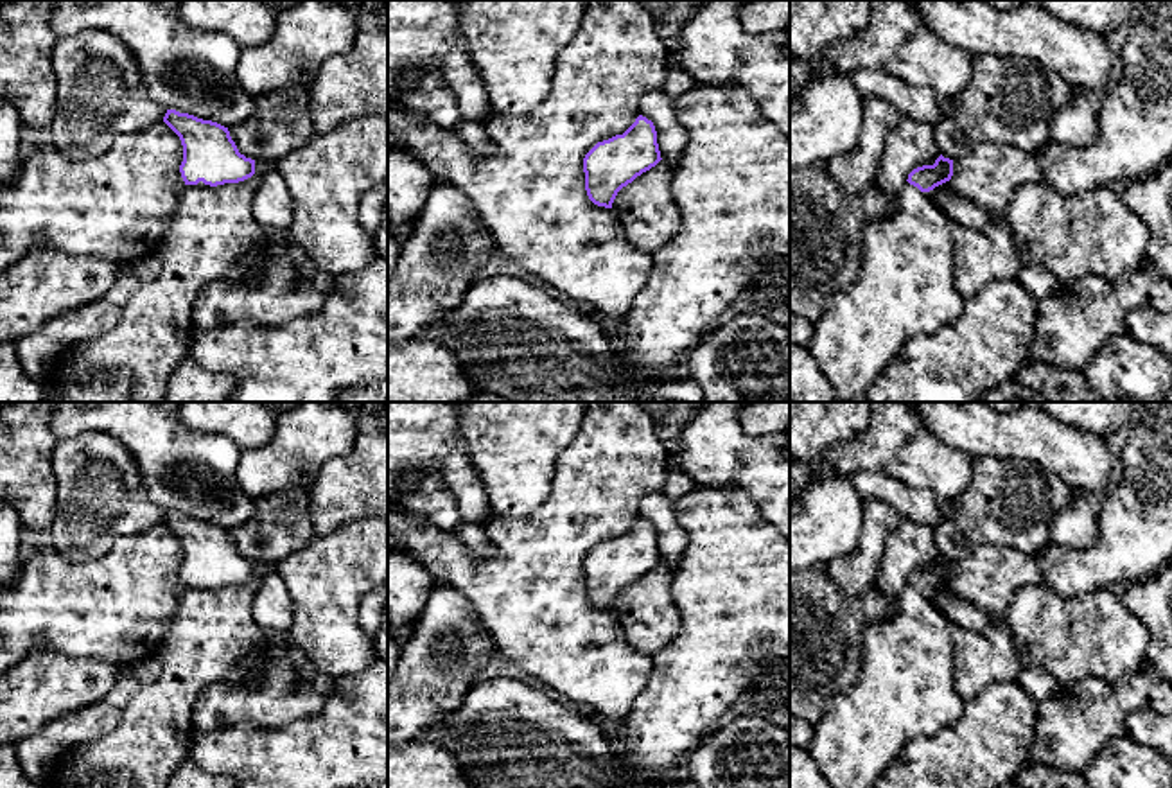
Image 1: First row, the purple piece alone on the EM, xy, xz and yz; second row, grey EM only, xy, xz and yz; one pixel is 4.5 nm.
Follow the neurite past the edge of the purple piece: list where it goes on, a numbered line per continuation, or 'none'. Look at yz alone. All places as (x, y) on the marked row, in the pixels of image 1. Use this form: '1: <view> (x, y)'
1: yz (907, 284)

